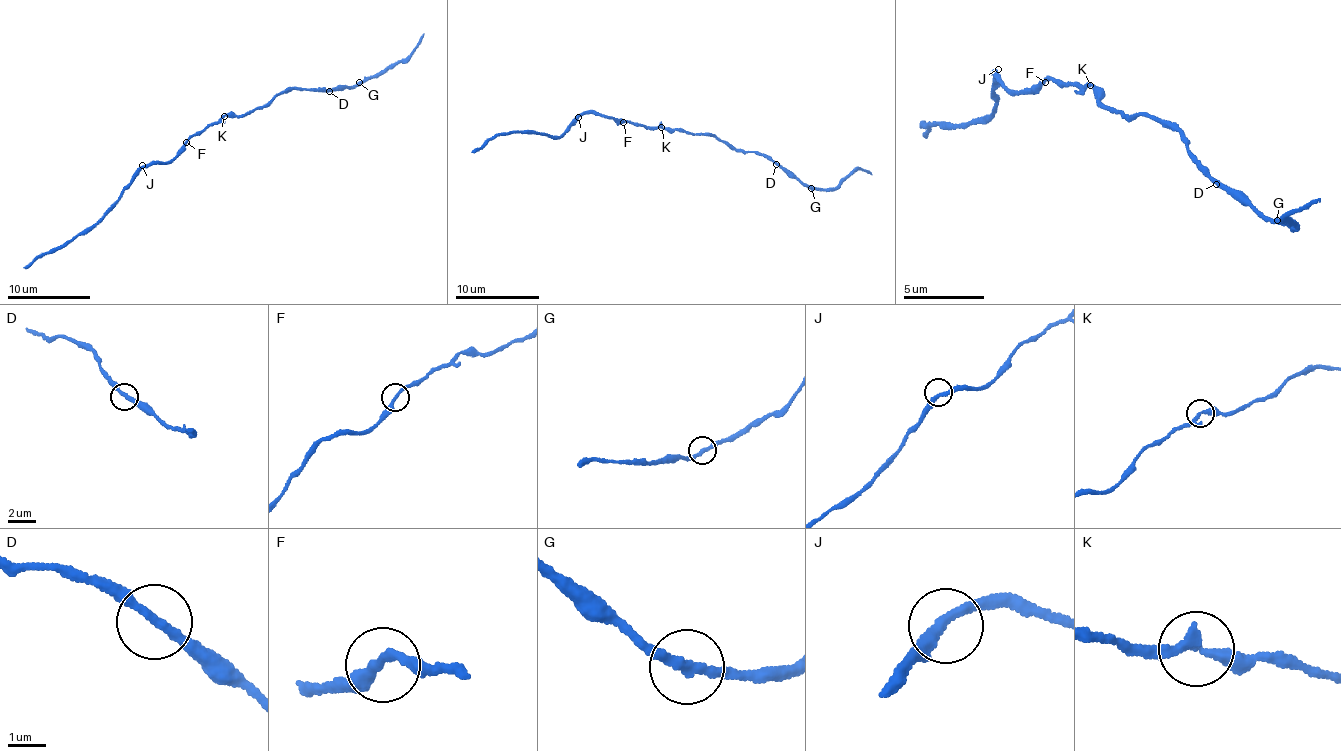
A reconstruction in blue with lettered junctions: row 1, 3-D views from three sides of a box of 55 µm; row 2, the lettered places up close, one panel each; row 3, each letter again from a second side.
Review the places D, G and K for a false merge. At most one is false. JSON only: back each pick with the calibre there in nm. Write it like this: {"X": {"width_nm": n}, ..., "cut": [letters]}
{"cut": []}

